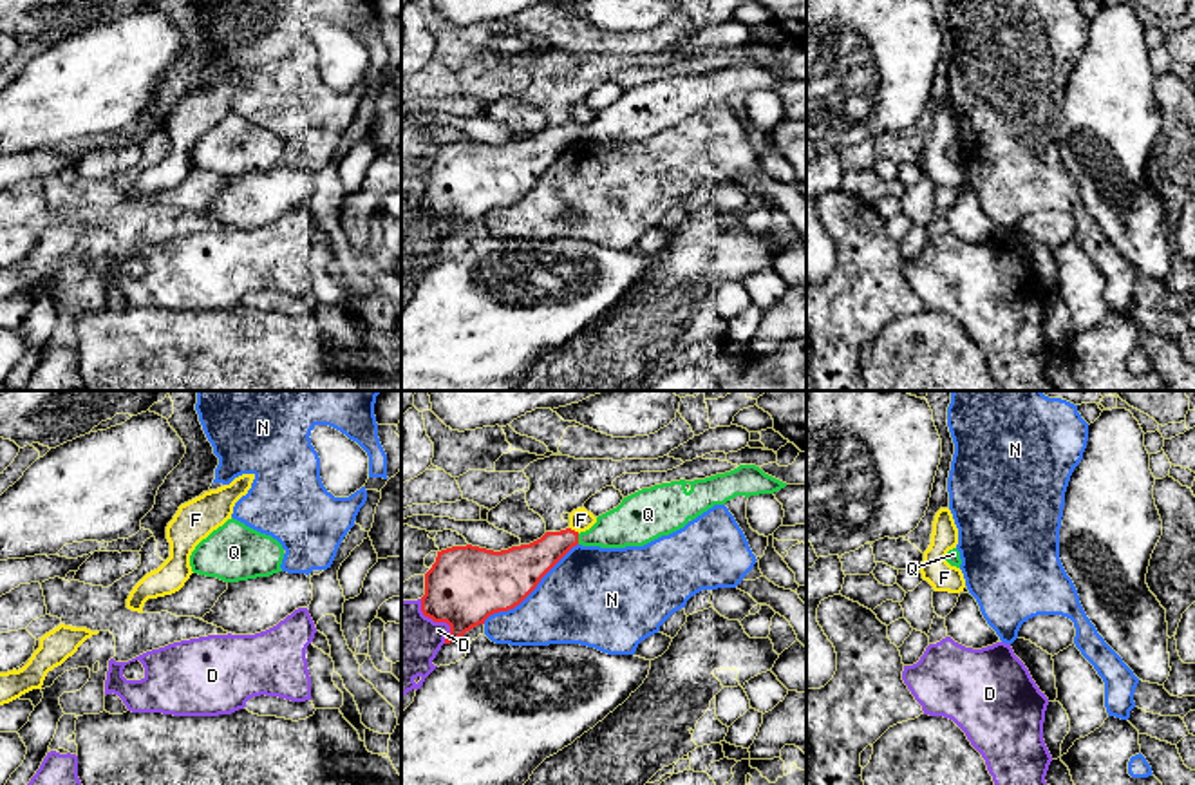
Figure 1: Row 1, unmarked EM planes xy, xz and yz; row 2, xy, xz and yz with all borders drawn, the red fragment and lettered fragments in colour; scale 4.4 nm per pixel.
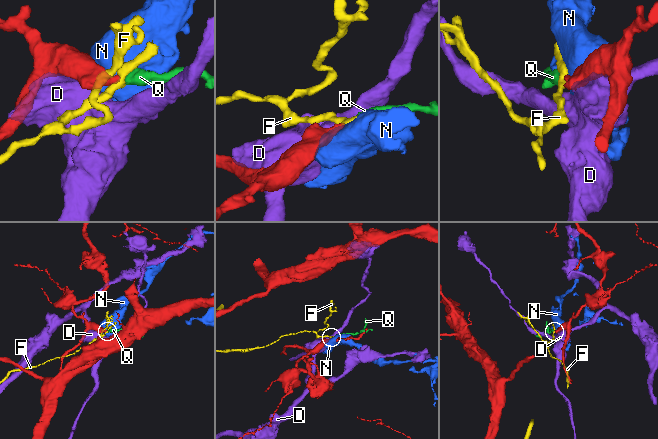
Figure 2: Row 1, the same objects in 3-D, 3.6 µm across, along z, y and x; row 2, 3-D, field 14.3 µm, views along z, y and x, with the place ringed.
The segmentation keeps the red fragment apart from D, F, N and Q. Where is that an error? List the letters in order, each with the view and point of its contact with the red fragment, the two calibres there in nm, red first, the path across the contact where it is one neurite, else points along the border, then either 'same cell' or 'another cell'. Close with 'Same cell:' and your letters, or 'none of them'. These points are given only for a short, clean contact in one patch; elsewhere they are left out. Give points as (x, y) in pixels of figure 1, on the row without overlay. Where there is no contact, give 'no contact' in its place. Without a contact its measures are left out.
D: xz (438, 216) | 340/320 nm | another cell
F: xz (573, 125) | 180/100 nm | along xz (570, 122), (579, 127) | another cell
N: xz (530, 187) | 320/400 nm | another cell
Q: xz (577, 134) | 180/190 nm | across xz (528, 158), (564, 134), (577, 134), (593, 132), (630, 118) | same cell
Same cell: Q

